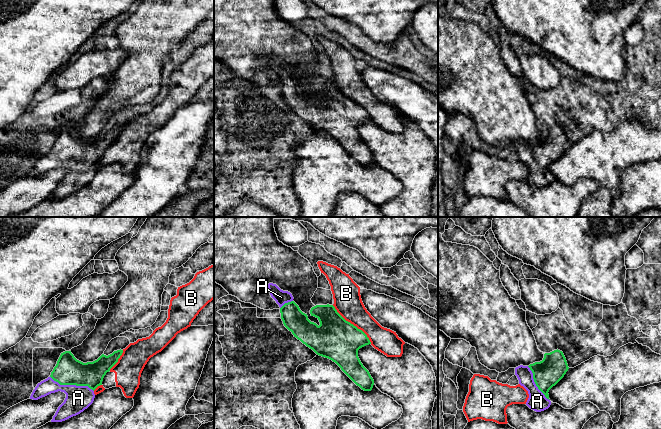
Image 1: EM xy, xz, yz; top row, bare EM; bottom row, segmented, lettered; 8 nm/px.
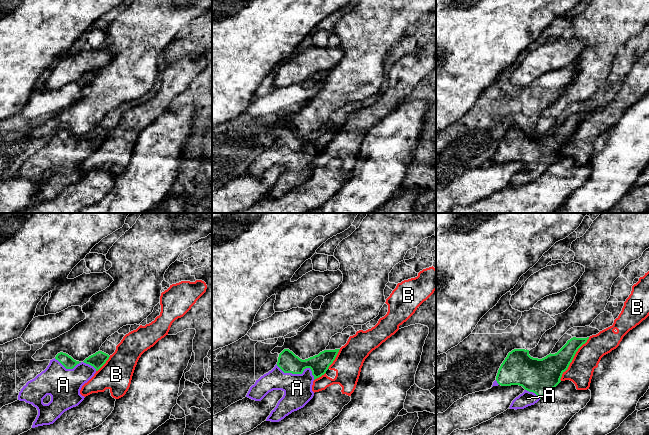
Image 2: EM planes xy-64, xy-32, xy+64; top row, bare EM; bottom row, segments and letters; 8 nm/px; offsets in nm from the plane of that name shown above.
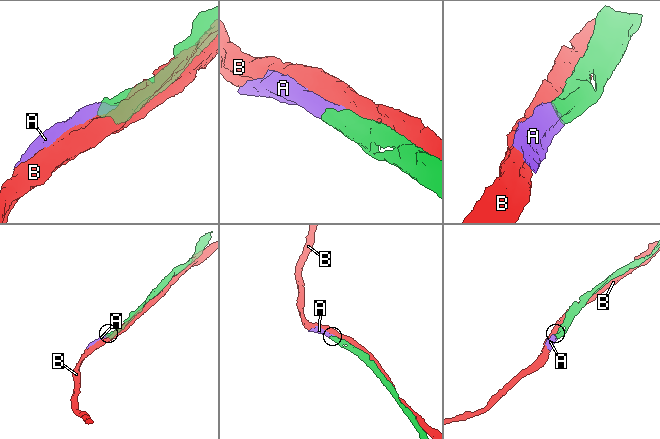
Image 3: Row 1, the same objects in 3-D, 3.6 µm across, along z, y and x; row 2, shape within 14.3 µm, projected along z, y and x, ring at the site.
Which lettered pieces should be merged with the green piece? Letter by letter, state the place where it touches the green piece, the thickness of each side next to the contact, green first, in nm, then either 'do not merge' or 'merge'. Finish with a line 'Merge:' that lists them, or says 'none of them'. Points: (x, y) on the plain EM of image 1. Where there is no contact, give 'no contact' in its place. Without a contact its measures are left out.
A: xy (72, 160) | 220/200 nm | merge
B: xz (352, 100) | 340/220 nm | do not merge
Merge: A

